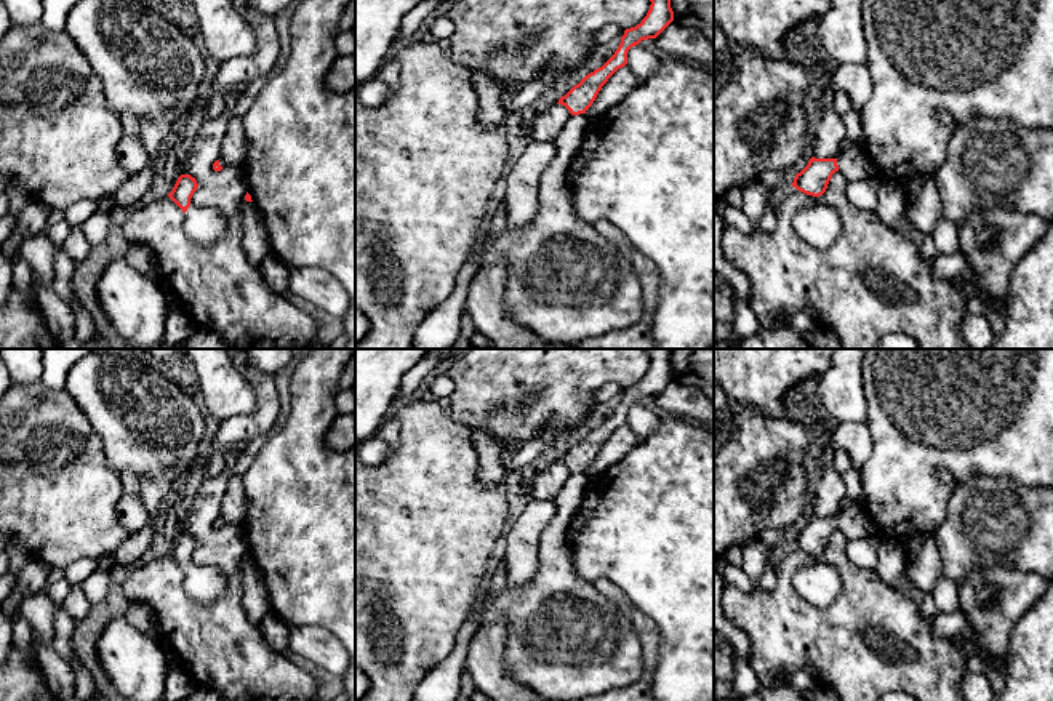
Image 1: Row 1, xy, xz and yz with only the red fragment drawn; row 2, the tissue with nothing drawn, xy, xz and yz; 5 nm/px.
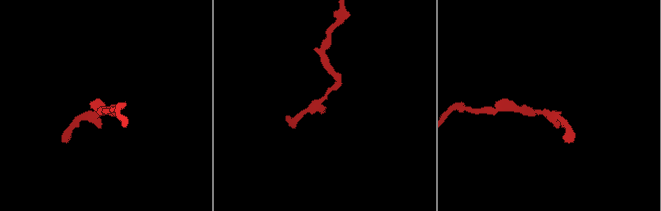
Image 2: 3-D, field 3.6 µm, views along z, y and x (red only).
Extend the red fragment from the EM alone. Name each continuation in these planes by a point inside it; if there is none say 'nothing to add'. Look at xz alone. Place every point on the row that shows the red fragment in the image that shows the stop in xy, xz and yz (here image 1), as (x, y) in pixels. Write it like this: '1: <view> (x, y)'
1: xz (565, 282)

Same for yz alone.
1: yz (853, 164)

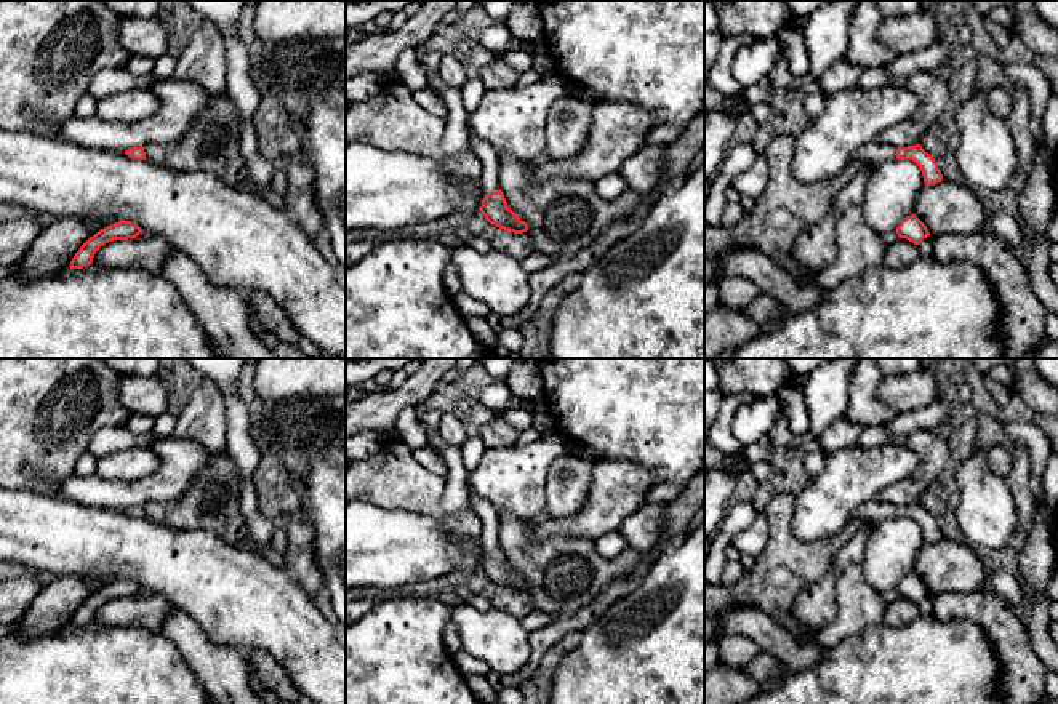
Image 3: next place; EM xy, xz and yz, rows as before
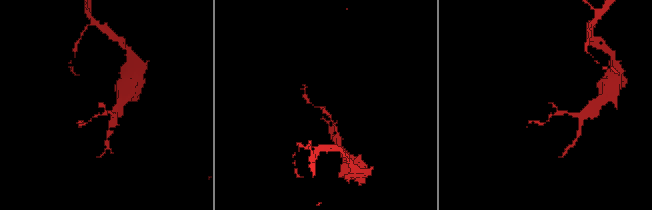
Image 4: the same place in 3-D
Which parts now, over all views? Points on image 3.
1: xz (488, 181)

